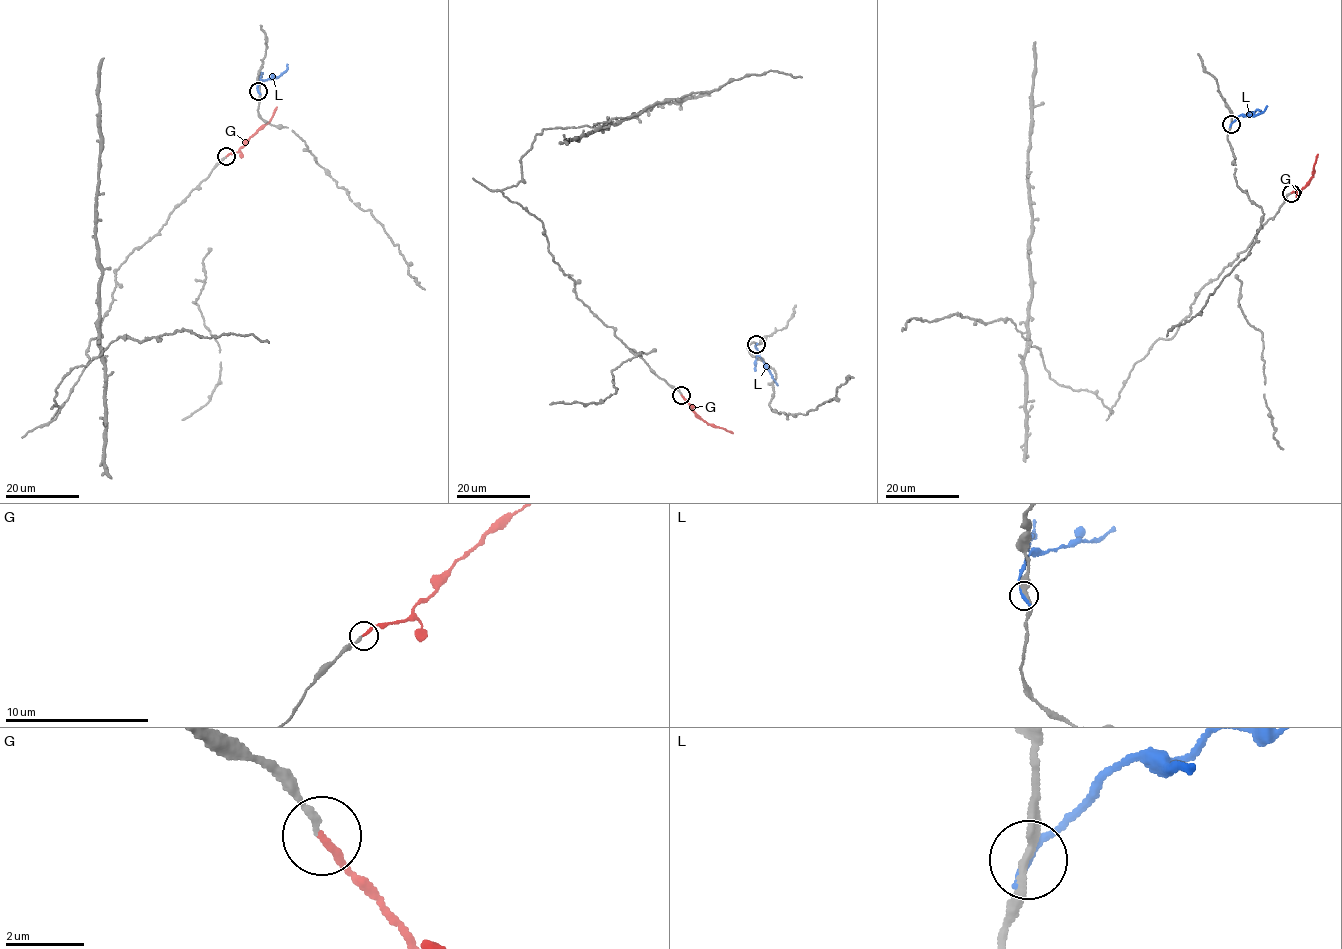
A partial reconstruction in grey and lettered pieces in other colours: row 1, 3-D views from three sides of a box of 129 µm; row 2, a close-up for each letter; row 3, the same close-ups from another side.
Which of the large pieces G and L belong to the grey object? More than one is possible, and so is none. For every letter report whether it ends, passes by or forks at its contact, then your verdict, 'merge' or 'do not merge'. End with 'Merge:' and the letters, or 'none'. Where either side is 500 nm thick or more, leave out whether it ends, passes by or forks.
G: it ends; merge
L: it ends; do not merge
Merge: G

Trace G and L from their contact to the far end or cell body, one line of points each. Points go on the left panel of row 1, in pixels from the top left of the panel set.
G: (227, 156), (238, 151), (270, 120), (276, 107)
L: (258, 92), (260, 80), (278, 77), (285, 72), (287, 64)

